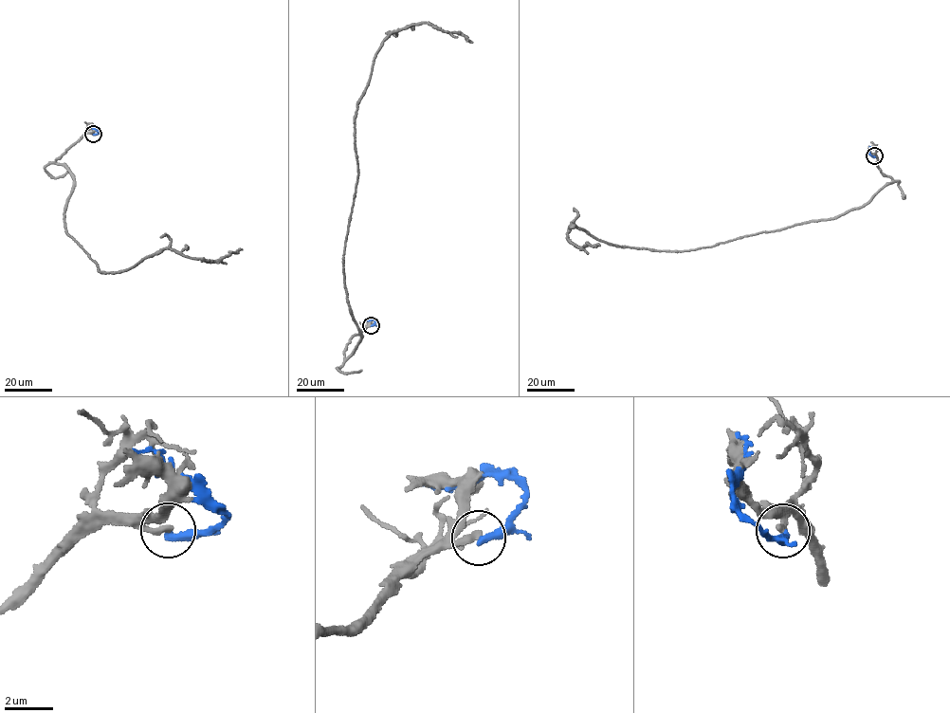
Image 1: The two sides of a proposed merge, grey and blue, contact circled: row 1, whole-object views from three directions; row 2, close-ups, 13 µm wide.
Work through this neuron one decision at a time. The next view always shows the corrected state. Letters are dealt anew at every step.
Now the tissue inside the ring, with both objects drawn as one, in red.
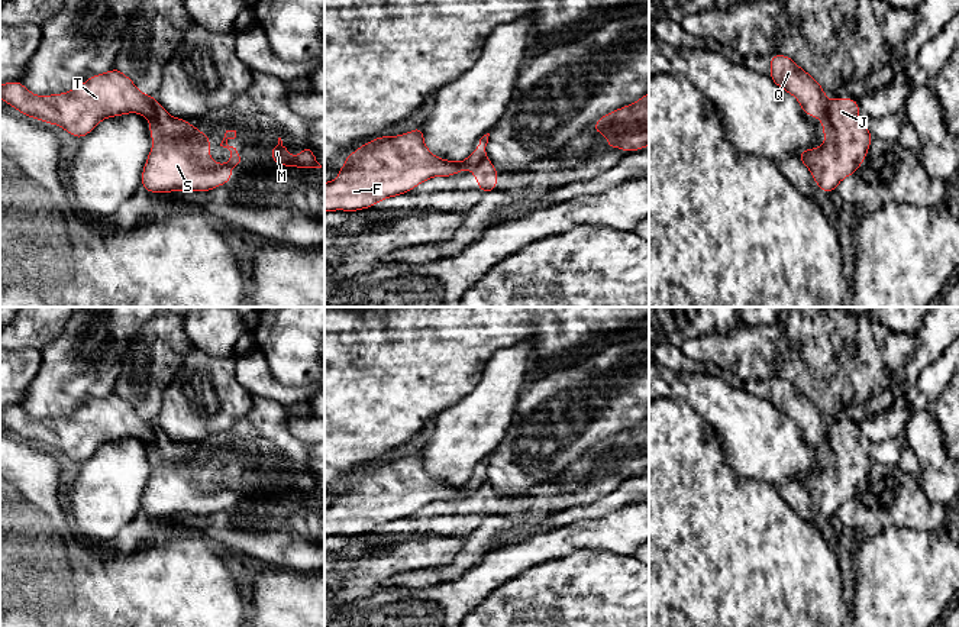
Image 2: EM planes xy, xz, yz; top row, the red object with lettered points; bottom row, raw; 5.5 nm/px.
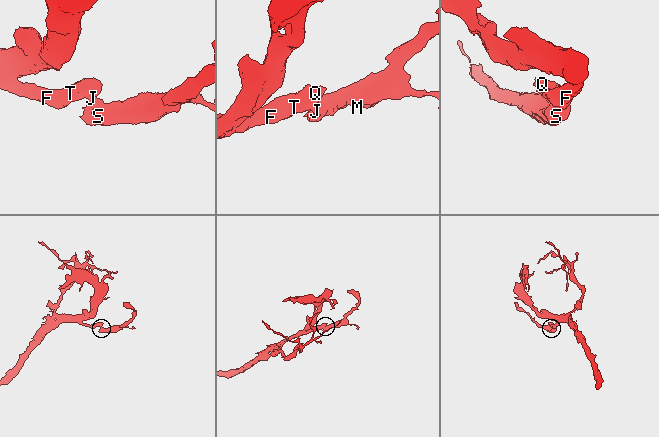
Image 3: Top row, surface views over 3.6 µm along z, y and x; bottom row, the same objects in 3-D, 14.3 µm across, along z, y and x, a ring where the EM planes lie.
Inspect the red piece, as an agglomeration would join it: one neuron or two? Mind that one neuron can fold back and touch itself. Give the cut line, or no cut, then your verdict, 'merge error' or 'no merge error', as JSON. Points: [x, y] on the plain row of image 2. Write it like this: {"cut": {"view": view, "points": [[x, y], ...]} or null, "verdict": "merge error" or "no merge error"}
{"cut": {"view": "yz", "points": [[830, 426], [827, 440], [822, 446]]}, "verdict": "merge error"}

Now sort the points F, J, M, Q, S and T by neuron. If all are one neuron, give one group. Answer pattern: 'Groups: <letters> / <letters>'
Groups: F Q T / J M S

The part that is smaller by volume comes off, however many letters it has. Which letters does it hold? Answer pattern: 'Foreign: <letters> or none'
Foreign: J, M, S

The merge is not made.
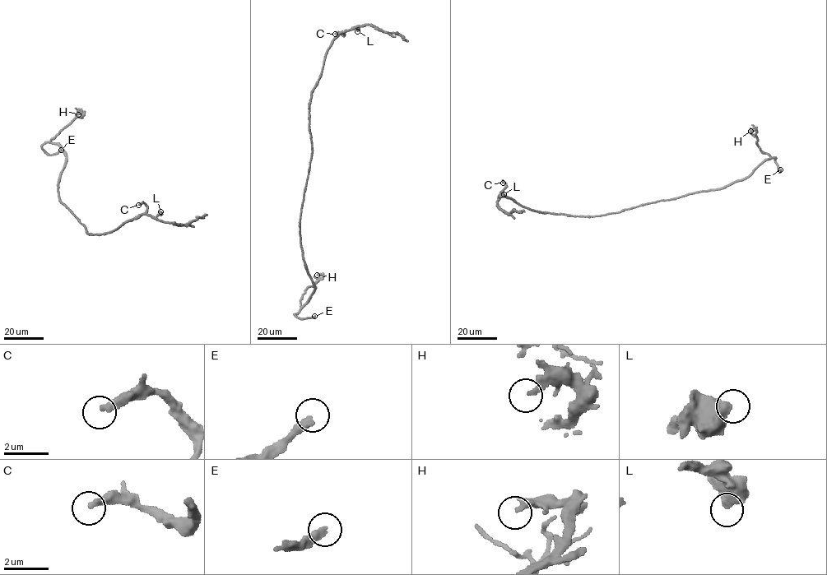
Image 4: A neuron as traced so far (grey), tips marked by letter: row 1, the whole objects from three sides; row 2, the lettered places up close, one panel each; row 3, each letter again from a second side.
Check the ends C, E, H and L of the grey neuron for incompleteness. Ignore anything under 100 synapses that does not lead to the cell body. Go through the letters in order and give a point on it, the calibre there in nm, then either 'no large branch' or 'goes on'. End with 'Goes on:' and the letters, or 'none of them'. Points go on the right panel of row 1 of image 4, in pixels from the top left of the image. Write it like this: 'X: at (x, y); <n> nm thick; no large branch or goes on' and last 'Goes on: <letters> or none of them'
C: at (503, 183); 320 nm thick; goes on
E: at (780, 169); 360 nm thick; goes on
H: at (750, 131); 240 nm thick; no large branch
L: at (504, 194); 500 nm thick; no large branch
Goes on: C, E

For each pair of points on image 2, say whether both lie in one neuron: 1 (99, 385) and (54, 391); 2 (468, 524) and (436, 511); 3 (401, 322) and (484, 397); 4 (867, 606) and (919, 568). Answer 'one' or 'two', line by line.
1: one
2: one
3: two
4: one

